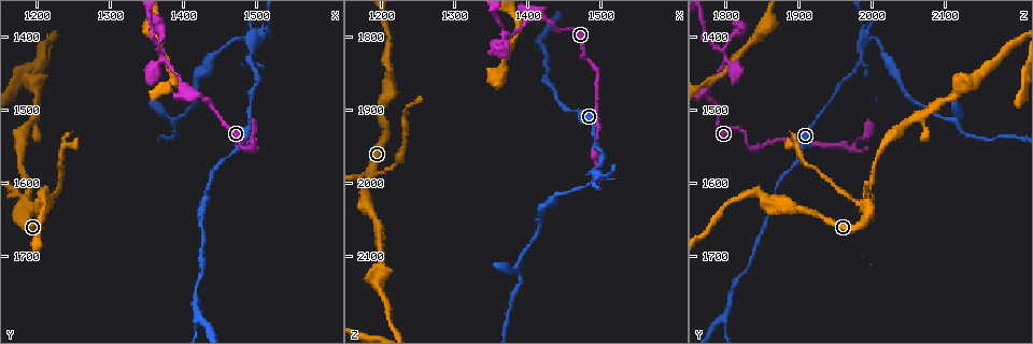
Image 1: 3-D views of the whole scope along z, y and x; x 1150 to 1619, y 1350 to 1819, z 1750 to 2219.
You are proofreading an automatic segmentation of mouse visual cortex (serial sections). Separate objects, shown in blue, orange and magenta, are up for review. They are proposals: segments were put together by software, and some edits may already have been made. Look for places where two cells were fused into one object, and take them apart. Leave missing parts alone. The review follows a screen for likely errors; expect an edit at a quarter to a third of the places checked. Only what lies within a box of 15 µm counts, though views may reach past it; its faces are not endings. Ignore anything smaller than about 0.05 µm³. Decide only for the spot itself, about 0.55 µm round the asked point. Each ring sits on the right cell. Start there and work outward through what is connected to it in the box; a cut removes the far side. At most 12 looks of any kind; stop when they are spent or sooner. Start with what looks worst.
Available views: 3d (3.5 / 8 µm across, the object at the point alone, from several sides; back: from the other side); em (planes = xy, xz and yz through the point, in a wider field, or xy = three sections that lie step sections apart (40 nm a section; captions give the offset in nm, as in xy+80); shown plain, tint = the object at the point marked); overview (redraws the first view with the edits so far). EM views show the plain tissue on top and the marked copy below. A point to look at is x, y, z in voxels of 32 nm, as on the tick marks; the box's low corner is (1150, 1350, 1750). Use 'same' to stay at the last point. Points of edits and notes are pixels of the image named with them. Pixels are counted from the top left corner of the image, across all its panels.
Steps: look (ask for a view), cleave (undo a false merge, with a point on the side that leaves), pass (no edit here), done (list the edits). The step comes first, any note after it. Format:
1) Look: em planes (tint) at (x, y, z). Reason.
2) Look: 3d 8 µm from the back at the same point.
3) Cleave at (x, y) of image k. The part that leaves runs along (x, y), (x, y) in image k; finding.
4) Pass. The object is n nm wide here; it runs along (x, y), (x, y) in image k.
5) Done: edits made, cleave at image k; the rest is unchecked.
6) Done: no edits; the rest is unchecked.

Look: 3d 8 µm at (1370, 1430, 1800). Four arms meet.

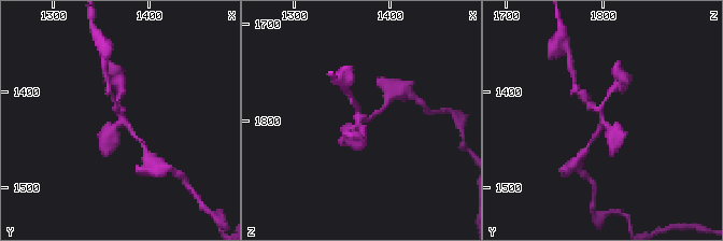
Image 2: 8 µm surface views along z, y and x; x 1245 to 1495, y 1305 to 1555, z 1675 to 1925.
Look: 3d 3.5 µm at (1374, 1432, 1798). Closer look.

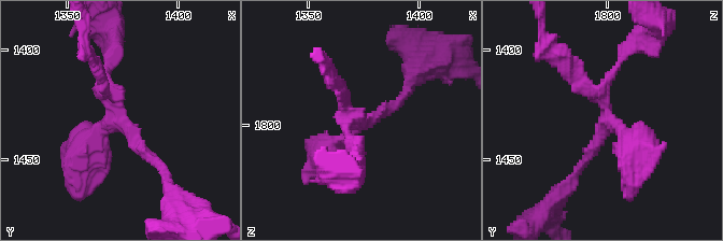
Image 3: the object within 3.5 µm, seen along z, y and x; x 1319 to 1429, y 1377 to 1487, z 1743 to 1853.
Look: em planes (tint) at (1374, 1431, 1800). 4 arms meet here; the arms are 150, 150, 200, 500 nm wide.

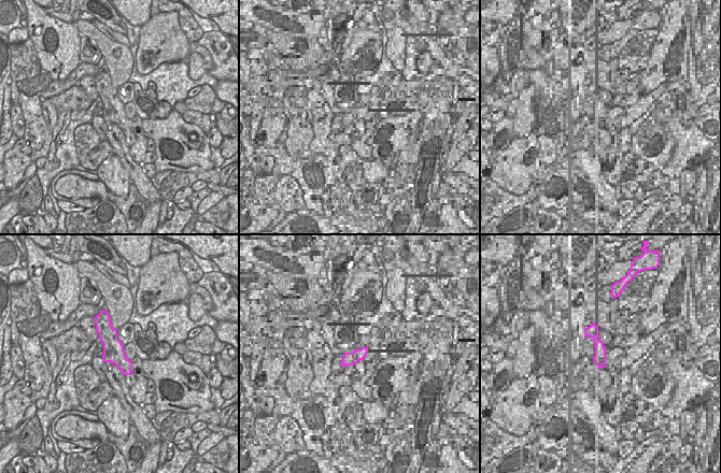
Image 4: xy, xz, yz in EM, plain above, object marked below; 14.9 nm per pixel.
Pass. It runs along (164, 172), (104, 89), (108, 64) in image 3; one cell here.

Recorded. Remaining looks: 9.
Look: 3d 8 µm at (1480, 1550, 1830). Abrupt turn.

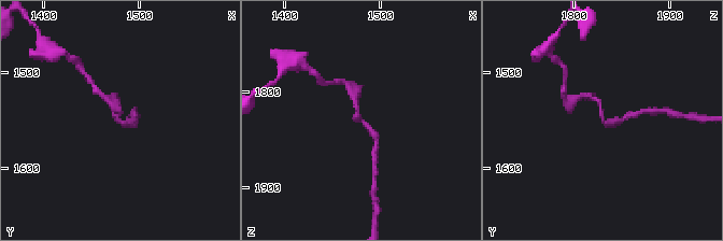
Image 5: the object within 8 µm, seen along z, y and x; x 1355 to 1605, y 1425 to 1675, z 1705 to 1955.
Look: 3d 3.5 µm at (1478, 1552, 1830). Zoom in.

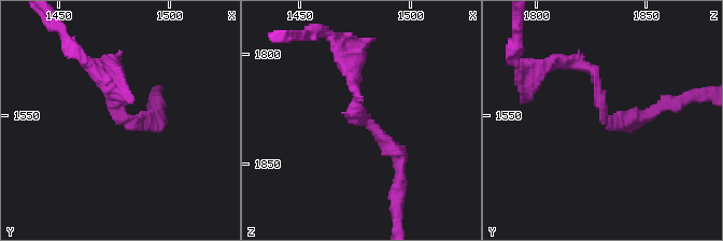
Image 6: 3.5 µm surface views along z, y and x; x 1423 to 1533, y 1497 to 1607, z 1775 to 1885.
Look: em xy step 1 (tint) at (1479, 1550, 1831). The arms are 150, 200 nm wide; shape alone is not enough.

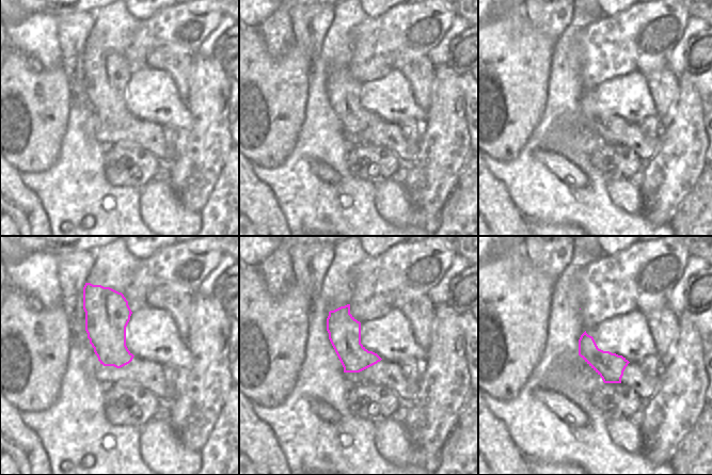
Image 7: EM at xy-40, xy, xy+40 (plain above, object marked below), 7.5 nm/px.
Pass. It runs along (570, 60), (595, 73), (611, 123), (655, 110) in image 6; one cell here.

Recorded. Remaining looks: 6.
Look: 3d 8 µm from the back at (1495, 1400, 1990).

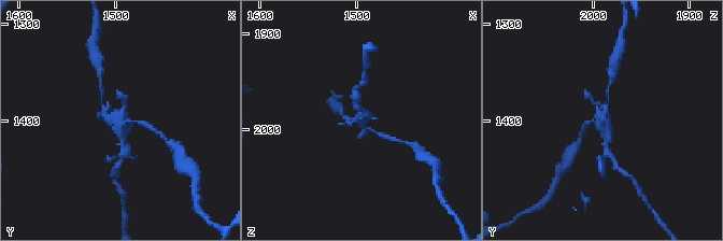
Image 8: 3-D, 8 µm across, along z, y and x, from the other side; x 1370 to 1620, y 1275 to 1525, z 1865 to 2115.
Look: em xy step 3 (tint) at (1494, 1400, 1988). Now the EM.

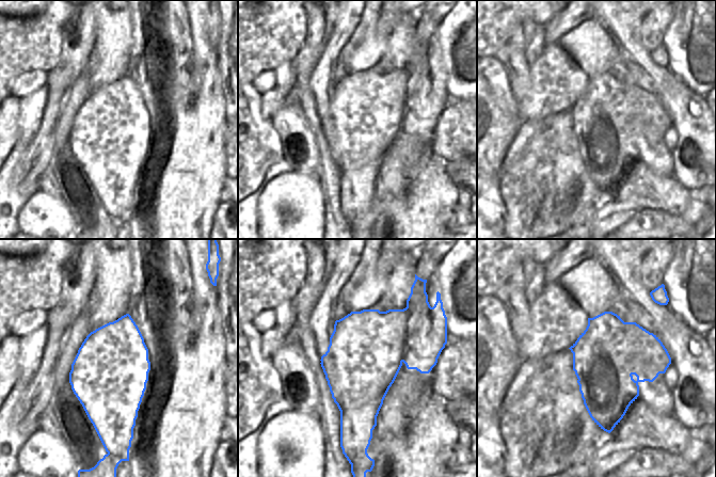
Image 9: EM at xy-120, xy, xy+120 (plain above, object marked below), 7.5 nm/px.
Cleave at (341, 111) of image 8. A border runs along (383, 390), (334, 400) in image 9; two cells meet here.

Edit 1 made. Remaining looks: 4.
Look: overview.

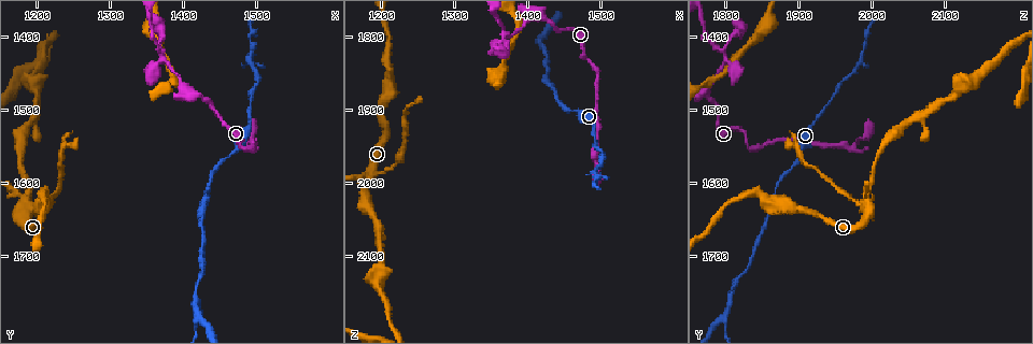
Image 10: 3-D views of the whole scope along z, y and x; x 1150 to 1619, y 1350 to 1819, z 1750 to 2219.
Look: 3d 3.5 µm at (1420, 1785, 1800). Thin neck.

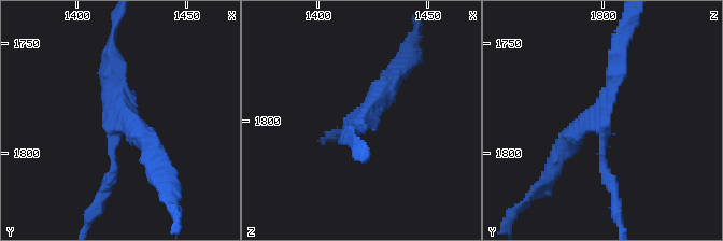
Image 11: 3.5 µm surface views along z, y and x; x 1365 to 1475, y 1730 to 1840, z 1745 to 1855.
Look: em xy step 2 (tint) at (1420, 1782, 1800). 3 arms meet here; the arms are 100, 200, 300 nm wide.

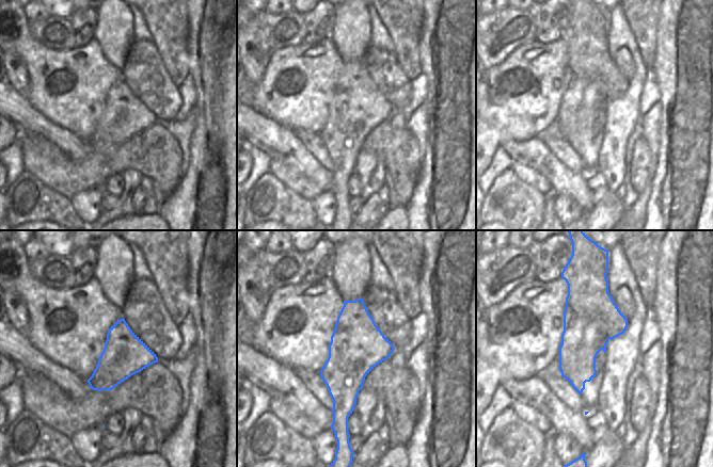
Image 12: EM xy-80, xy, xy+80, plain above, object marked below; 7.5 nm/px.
Pass. The object is 400 nm wide here; it runs along (620, 48), (600, 112), (560, 158) in image 11; one cell here.

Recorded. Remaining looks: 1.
Done: edits made, cleave at image 8; the rest is unchecked.

